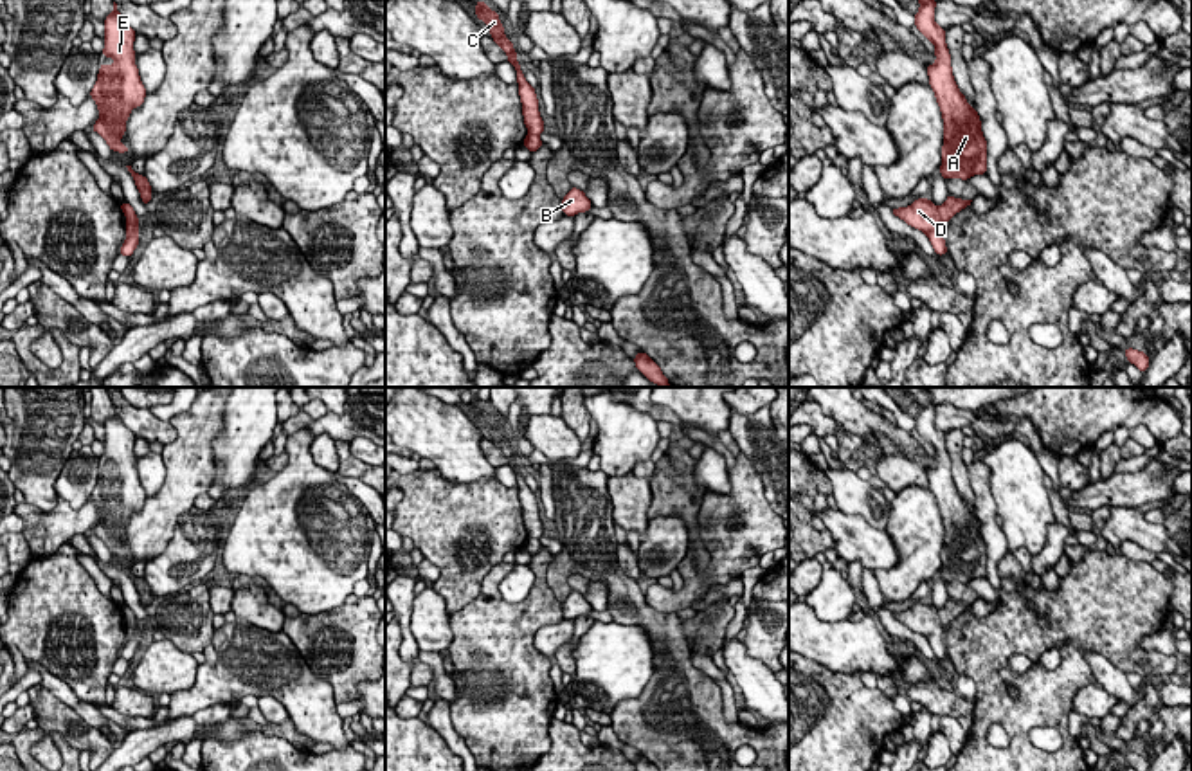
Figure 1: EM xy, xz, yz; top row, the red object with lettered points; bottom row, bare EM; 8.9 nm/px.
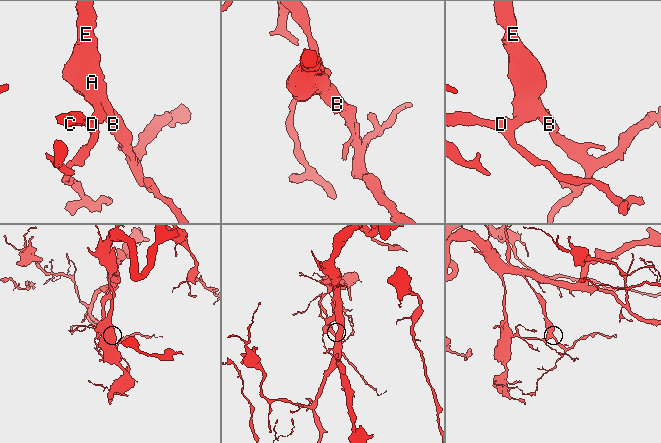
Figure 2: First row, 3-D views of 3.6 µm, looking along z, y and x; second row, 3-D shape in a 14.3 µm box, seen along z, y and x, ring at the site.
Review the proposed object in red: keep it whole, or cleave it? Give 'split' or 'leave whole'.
split

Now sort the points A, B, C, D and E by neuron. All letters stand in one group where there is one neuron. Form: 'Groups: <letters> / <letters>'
Groups: A B E / C D

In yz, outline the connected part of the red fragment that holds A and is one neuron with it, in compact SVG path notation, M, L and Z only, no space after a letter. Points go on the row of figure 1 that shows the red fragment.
M918 0L918 4L920 9L913 14L915 27L936 47L936 61L926 68L945 126L940 173L945 180L953 177L969 180L974 175L985 175L987 141L981 121L954 81L945 29L935 22L936 0Z

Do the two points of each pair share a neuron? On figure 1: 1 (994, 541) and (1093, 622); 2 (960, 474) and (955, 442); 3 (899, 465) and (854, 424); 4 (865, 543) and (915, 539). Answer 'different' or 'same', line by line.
1: different
2: same
3: different
4: different

